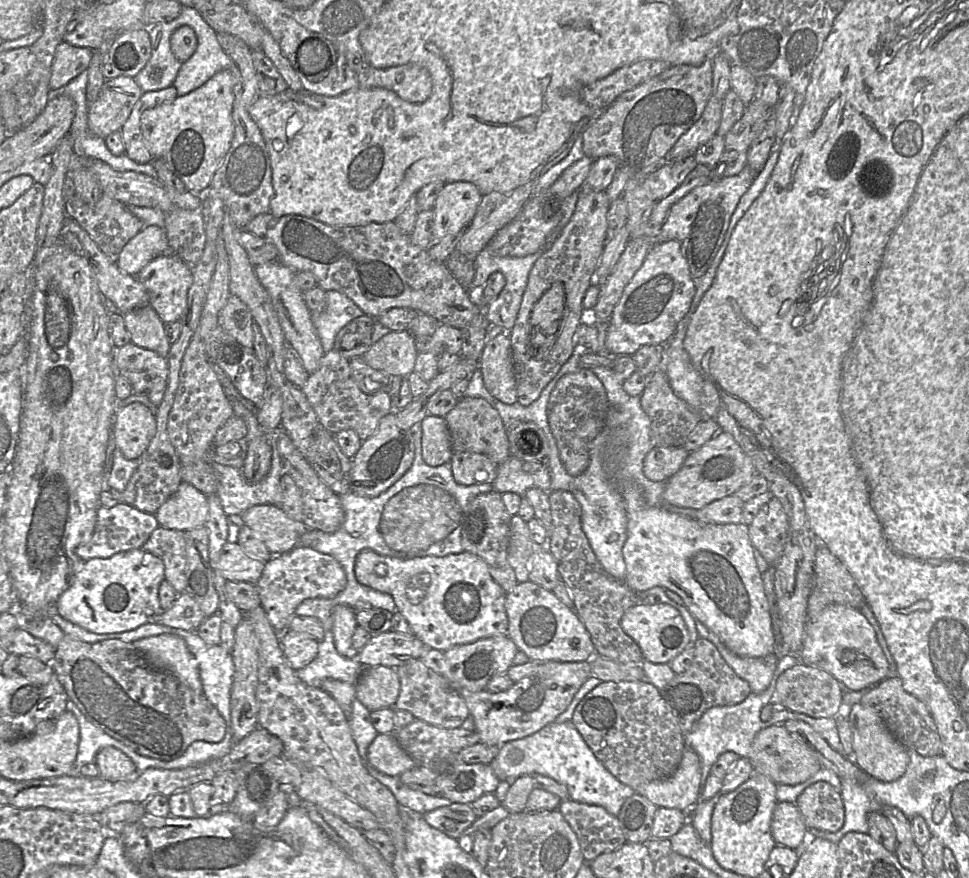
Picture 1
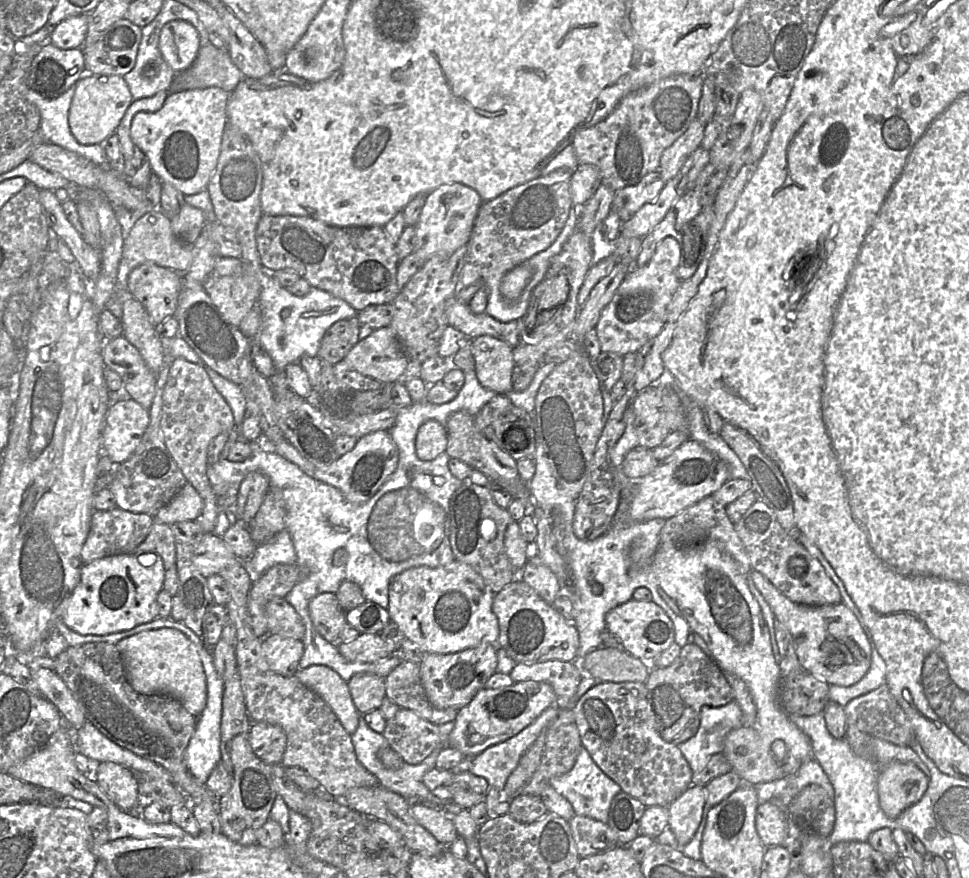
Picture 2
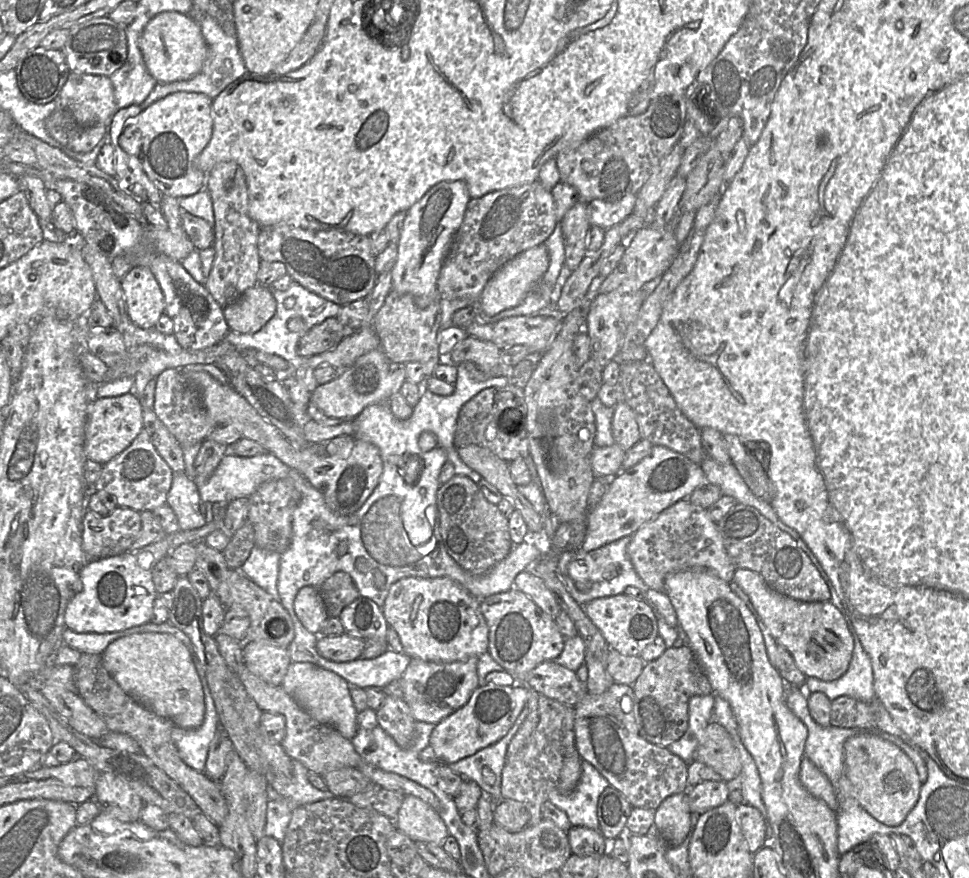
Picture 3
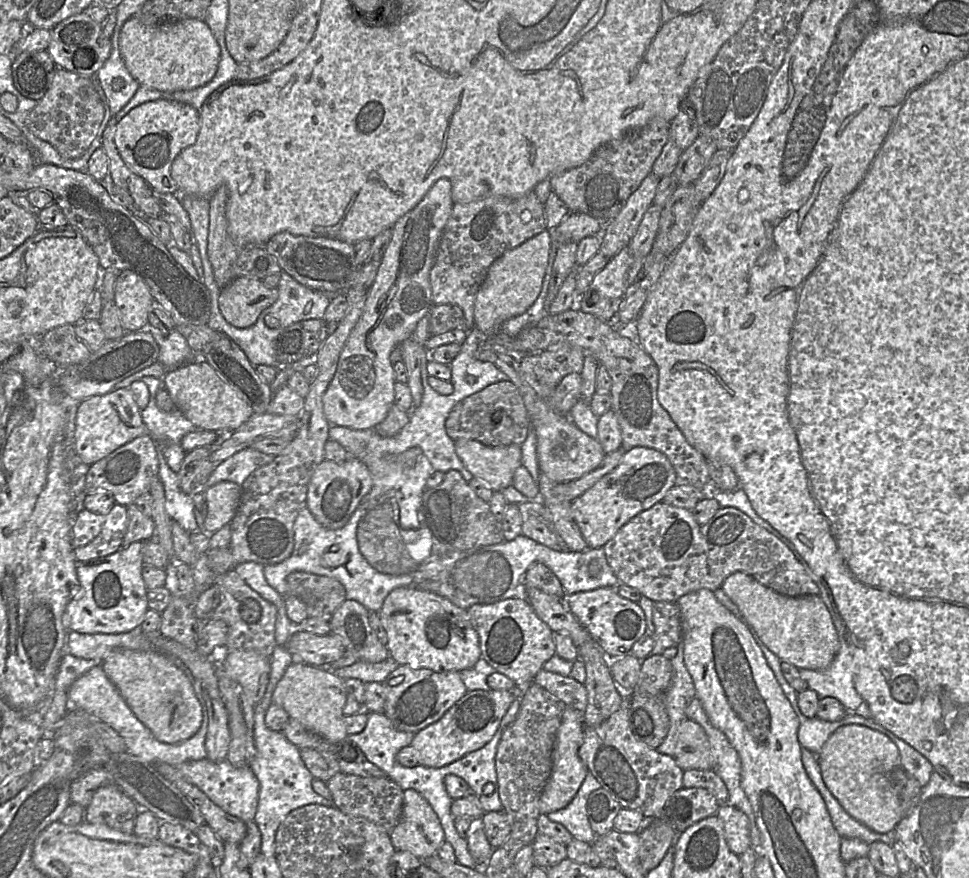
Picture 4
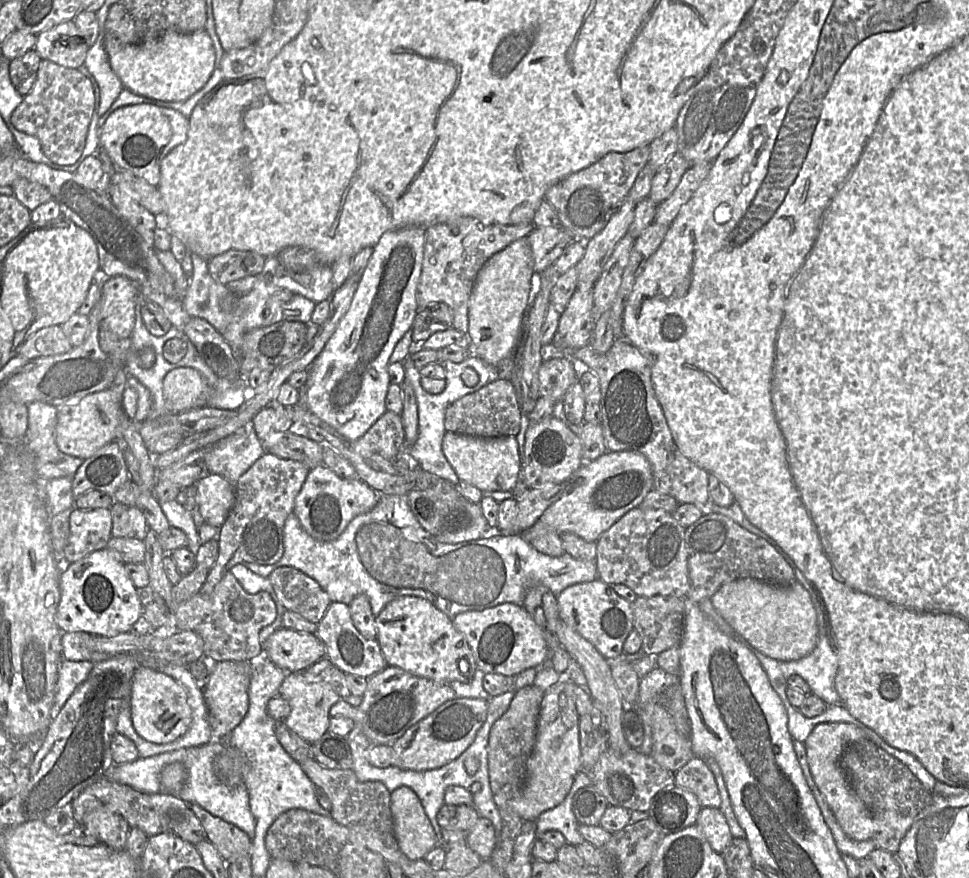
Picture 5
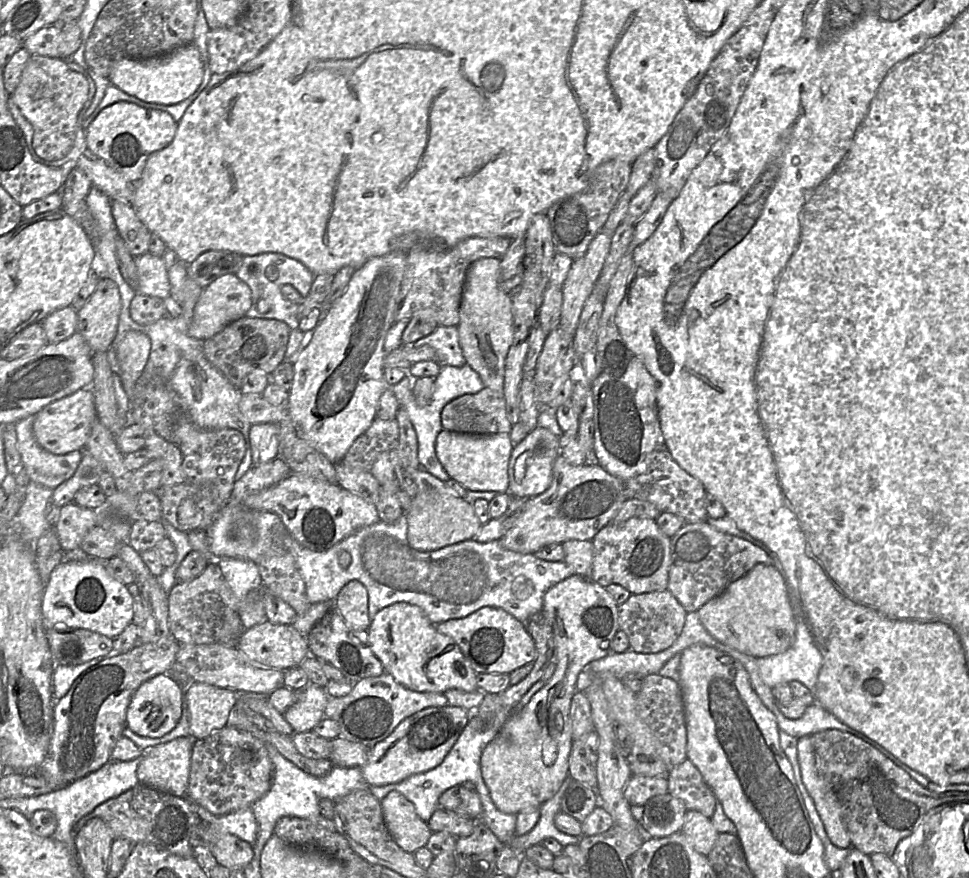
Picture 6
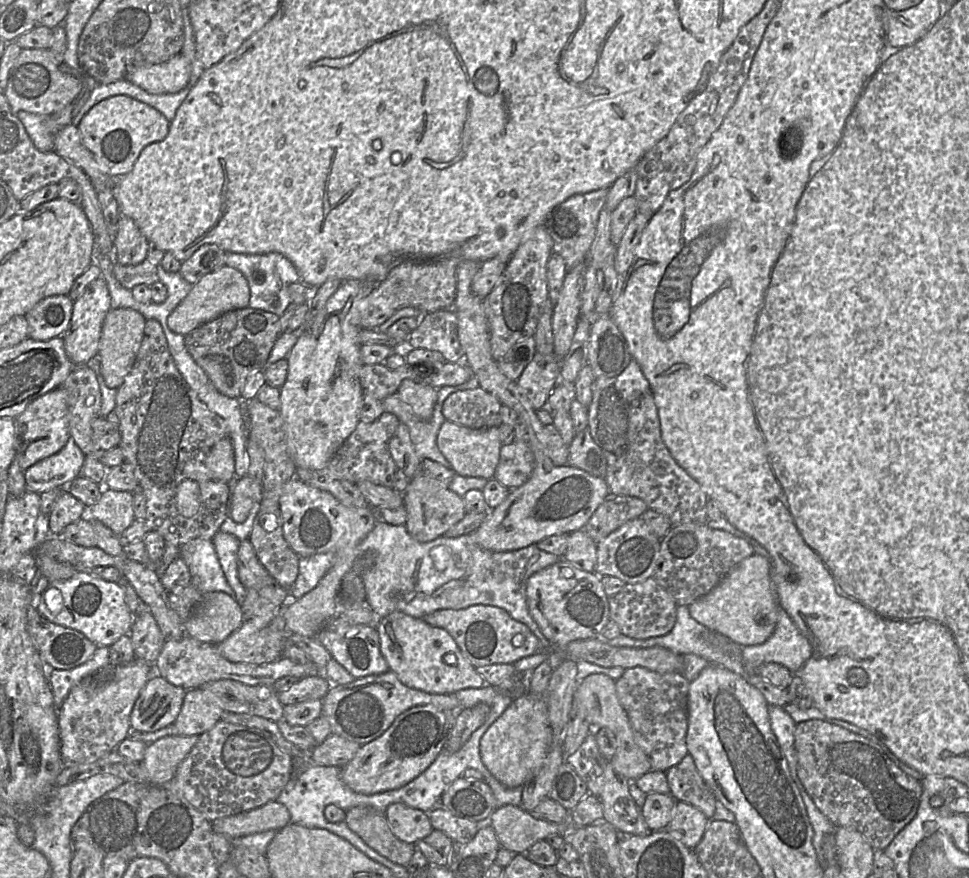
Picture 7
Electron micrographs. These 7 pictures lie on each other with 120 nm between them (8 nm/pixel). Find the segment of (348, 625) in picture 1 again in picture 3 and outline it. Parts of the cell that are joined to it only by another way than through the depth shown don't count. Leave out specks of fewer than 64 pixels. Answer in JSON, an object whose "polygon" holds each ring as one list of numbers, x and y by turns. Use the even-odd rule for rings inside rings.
{"polygon":[[302,587,294,599,294,611,307,630,320,635,321,627,328,615,318,588]]}

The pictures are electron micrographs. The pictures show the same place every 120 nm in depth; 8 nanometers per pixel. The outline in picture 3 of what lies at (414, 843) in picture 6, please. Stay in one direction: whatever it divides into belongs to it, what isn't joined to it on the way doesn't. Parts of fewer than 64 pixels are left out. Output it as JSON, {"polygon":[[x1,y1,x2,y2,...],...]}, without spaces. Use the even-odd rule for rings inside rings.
{"polygon":[[407,795,394,822,395,828,412,841,442,845,449,836,439,814,418,797]]}

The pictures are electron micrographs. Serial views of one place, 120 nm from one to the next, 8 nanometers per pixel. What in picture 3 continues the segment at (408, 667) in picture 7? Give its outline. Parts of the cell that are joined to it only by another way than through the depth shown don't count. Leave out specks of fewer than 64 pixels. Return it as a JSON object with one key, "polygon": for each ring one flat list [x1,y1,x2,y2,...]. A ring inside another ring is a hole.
{"polygon":[[406,577,390,586,382,611,388,625,399,635,404,654,411,659,450,663,488,651,489,629,480,609,480,600,448,577]]}

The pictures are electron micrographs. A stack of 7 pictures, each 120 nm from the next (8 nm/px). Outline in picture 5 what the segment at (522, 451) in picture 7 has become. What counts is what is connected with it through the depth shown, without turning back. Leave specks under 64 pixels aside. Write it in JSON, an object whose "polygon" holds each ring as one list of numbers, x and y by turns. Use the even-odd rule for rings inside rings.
{"polygon":[[551,416,529,425,519,479,529,489,552,486,566,481,584,463,578,435,571,430,567,422]]}

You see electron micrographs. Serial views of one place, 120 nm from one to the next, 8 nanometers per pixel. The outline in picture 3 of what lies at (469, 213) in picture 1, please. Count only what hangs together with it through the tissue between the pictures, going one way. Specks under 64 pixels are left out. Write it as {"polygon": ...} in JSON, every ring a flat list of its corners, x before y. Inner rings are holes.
{"polygon":[[442,181,431,187,407,210,397,243,398,255,391,269,392,291,413,297,419,308,426,308,438,298,437,280,453,238,461,226,471,197,462,181]]}

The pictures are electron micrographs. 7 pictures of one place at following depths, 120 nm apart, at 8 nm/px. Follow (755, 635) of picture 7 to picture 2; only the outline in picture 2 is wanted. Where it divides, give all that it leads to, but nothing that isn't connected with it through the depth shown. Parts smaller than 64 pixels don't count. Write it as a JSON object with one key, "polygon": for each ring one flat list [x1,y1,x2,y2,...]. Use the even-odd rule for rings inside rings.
{"polygon":[[751,570,749,581,756,587,768,603,776,621,782,623,795,639,796,655,802,669,829,685,848,687,860,681,871,664,871,642,855,614,842,602,824,606,807,606,791,601,771,584,761,573]]}

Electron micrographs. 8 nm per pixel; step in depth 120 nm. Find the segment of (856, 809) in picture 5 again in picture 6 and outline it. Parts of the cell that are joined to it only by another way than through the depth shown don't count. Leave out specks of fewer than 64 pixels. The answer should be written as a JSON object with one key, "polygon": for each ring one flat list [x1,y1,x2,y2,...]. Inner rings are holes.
{"polygon":[[811,735,798,740,798,761,802,780,815,802,829,839,840,848,852,847,844,822,843,806,817,772]]}

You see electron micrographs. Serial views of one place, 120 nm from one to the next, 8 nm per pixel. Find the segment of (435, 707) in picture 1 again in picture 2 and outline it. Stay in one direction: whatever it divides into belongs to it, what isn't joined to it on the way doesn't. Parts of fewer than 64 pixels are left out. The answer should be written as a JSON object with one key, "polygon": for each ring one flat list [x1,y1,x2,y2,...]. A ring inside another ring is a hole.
{"polygon":[[402,660,385,678,385,685,388,699,433,724,442,725,456,719,457,709,438,709,428,701,421,681,420,667,414,662]]}

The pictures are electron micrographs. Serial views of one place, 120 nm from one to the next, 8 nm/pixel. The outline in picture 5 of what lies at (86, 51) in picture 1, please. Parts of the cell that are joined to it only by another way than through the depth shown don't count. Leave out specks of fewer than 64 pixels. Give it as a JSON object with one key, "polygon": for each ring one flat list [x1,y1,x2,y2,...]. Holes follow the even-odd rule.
{"polygon":[[33,49,9,62,9,76,15,89,27,95,34,86,42,58]]}

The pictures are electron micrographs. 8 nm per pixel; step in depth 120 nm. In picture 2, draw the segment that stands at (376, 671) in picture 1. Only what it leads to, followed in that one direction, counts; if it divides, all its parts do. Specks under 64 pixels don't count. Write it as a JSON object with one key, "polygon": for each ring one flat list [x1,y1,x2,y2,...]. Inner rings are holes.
{"polygon":[[356,674,348,681,348,686,360,714,379,709,386,698,385,678,375,674]]}

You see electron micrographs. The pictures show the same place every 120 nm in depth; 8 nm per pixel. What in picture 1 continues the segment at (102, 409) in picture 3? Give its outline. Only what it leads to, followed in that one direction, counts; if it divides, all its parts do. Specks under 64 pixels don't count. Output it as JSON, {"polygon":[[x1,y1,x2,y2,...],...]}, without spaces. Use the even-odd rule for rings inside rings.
{"polygon":[[136,401,117,409,113,425,114,439,116,448,126,459,138,459,155,432,155,415,144,404]]}

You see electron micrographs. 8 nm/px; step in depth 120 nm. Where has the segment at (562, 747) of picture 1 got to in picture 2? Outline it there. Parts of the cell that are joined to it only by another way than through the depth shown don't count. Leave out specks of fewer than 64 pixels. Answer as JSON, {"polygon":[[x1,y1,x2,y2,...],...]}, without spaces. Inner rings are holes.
{"polygon":[[556,705,547,708,517,735,492,745,469,759,469,771,485,778,490,787,495,787,503,794,506,781,517,767,520,758,534,743,541,731,557,716,559,709],[583,746,572,769,561,776,551,779,550,785,570,802,575,815,586,816,604,823,608,821,612,799,622,791,621,787,595,764]]}

